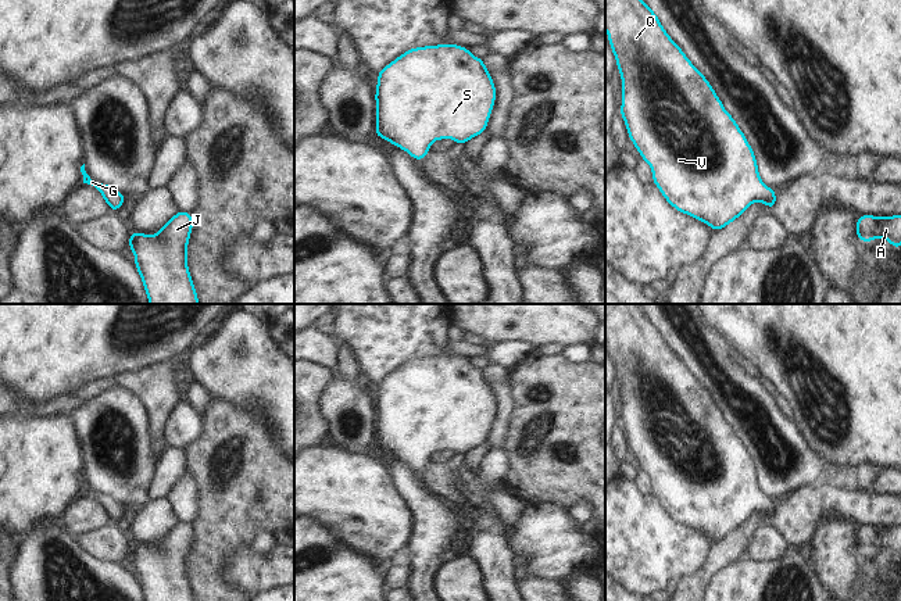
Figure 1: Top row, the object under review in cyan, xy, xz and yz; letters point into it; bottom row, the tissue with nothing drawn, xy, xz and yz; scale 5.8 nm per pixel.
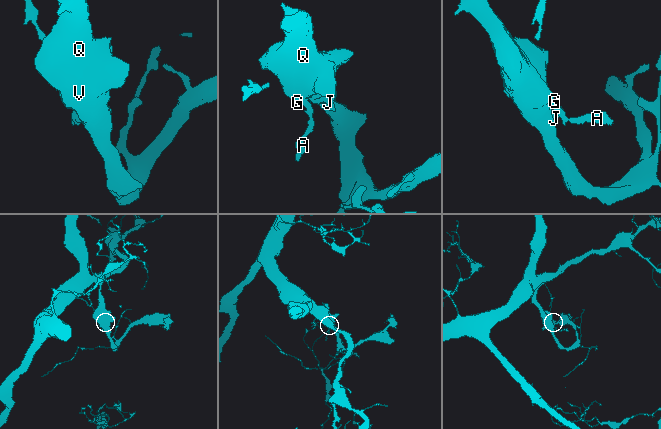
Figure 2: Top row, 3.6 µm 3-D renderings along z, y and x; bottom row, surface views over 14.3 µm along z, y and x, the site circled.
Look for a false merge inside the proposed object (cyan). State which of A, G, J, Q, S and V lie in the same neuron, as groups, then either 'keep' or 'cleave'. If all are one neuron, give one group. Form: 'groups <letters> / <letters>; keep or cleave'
groups A G J Q S V; keep

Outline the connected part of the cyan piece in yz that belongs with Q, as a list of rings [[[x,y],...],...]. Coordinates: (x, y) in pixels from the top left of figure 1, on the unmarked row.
[[[605,304],[605,341],[622,391],[619,423],[641,471],[650,475],[652,494],[679,523],[702,532],[715,544],[736,532],[754,514],[776,516],[776,502],[762,494],[758,473],[747,447],[725,421],[708,390],[671,350],[655,323],[637,304]]]

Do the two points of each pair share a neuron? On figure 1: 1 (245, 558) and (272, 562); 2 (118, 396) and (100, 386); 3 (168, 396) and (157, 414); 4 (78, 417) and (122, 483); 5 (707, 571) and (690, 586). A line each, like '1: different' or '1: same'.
1: same
2: different
3: same
4: same
5: same

